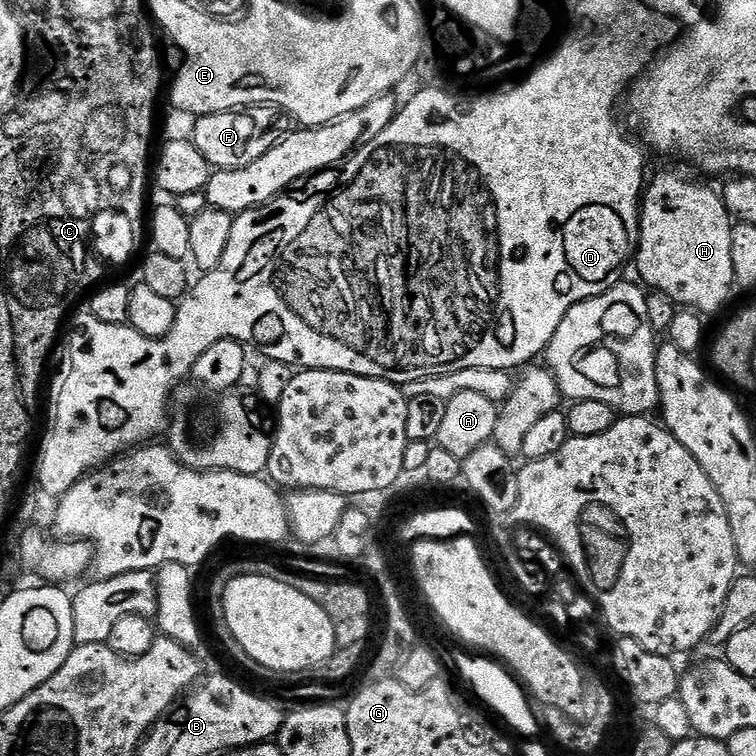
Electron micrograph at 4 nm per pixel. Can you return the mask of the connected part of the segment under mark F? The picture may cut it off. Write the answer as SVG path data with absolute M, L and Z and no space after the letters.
M253 106L230 112L215 112L195 117L190 139L206 158L209 169L234 170L258 162L266 150L270 150L289 131L290 124L277 109L271 106Z

